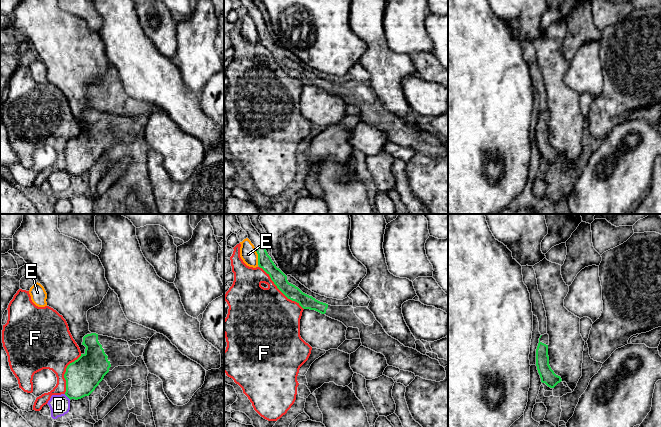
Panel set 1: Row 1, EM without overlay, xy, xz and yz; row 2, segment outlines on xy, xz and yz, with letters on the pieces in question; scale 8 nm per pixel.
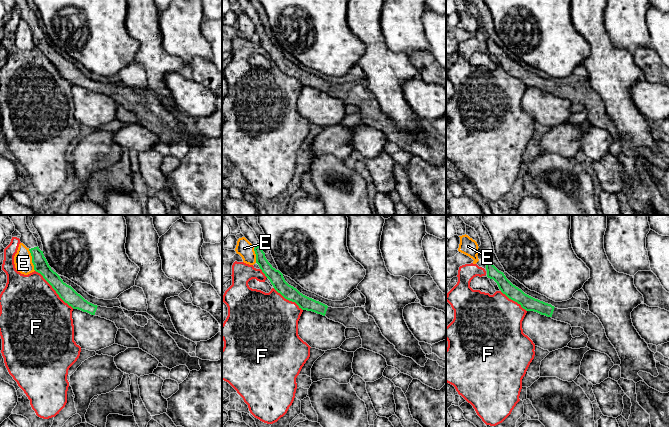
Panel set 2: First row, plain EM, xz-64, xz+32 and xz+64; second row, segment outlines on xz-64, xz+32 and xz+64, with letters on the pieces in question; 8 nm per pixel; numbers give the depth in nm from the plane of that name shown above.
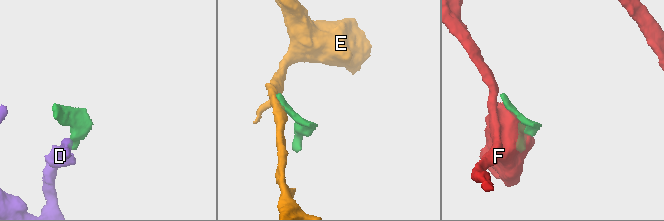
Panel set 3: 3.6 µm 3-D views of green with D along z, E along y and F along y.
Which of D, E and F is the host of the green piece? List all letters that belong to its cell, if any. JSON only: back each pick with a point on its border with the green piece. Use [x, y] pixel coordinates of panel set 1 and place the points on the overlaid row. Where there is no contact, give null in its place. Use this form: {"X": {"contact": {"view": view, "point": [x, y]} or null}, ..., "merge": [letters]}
{"merge": []}

